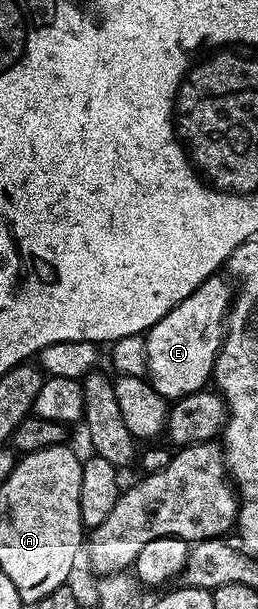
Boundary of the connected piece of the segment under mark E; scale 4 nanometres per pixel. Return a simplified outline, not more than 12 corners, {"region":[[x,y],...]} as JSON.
{"region":[[203,281],[145,336],[165,399],[212,380],[231,289]]}

